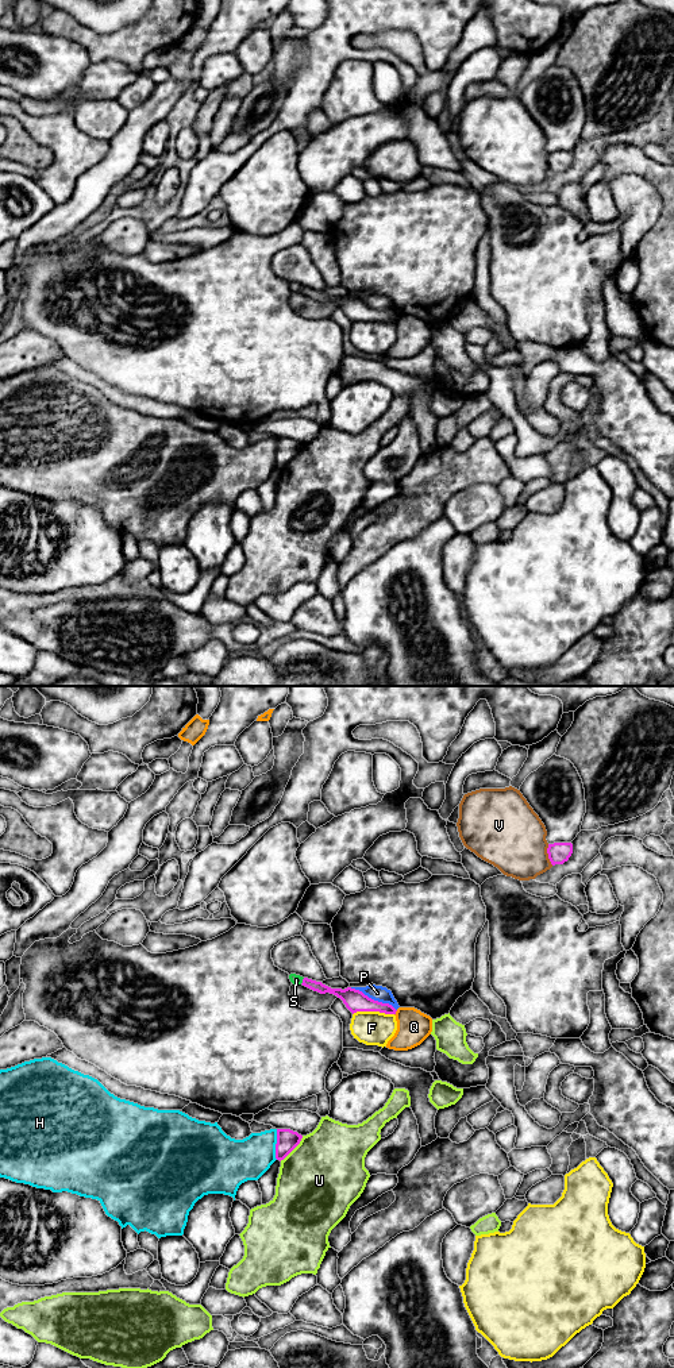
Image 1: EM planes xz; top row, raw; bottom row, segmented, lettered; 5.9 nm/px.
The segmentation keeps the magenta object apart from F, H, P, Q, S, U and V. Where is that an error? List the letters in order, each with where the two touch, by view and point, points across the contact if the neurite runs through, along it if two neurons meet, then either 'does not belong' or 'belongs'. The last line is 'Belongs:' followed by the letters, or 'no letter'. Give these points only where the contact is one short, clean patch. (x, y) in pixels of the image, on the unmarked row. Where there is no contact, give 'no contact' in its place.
F: meets magenta in xz at (373, 319); does not belong
H: meets magenta in xz at (276, 453); does not belong
P: meets magenta in xz at (373, 308); does not belong
Q: meets magenta in xz at (395, 322); does not belong
S: meets magenta in xz at (303, 289); border along xz (304, 286), (300, 292); does not belong
U: meets magenta in xz at (292, 458); does not belong
V: meets magenta in xz at (549, 164); does not belong
Belongs: no letter

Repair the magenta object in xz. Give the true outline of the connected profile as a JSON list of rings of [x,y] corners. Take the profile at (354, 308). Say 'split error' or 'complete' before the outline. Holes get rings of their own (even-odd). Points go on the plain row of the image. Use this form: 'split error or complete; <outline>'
complete; [[[304,286],[301,293],[320,302],[330,301],[330,302],[336,304],[338,307],[343,309],[346,316],[353,323],[357,320],[380,320],[385,323],[396,323],[397,320],[392,313],[374,309],[369,307],[367,304],[365,304],[362,300],[351,297],[351,296],[347,296],[344,298],[331,297],[323,293],[321,290],[316,290],[308,286]]]

